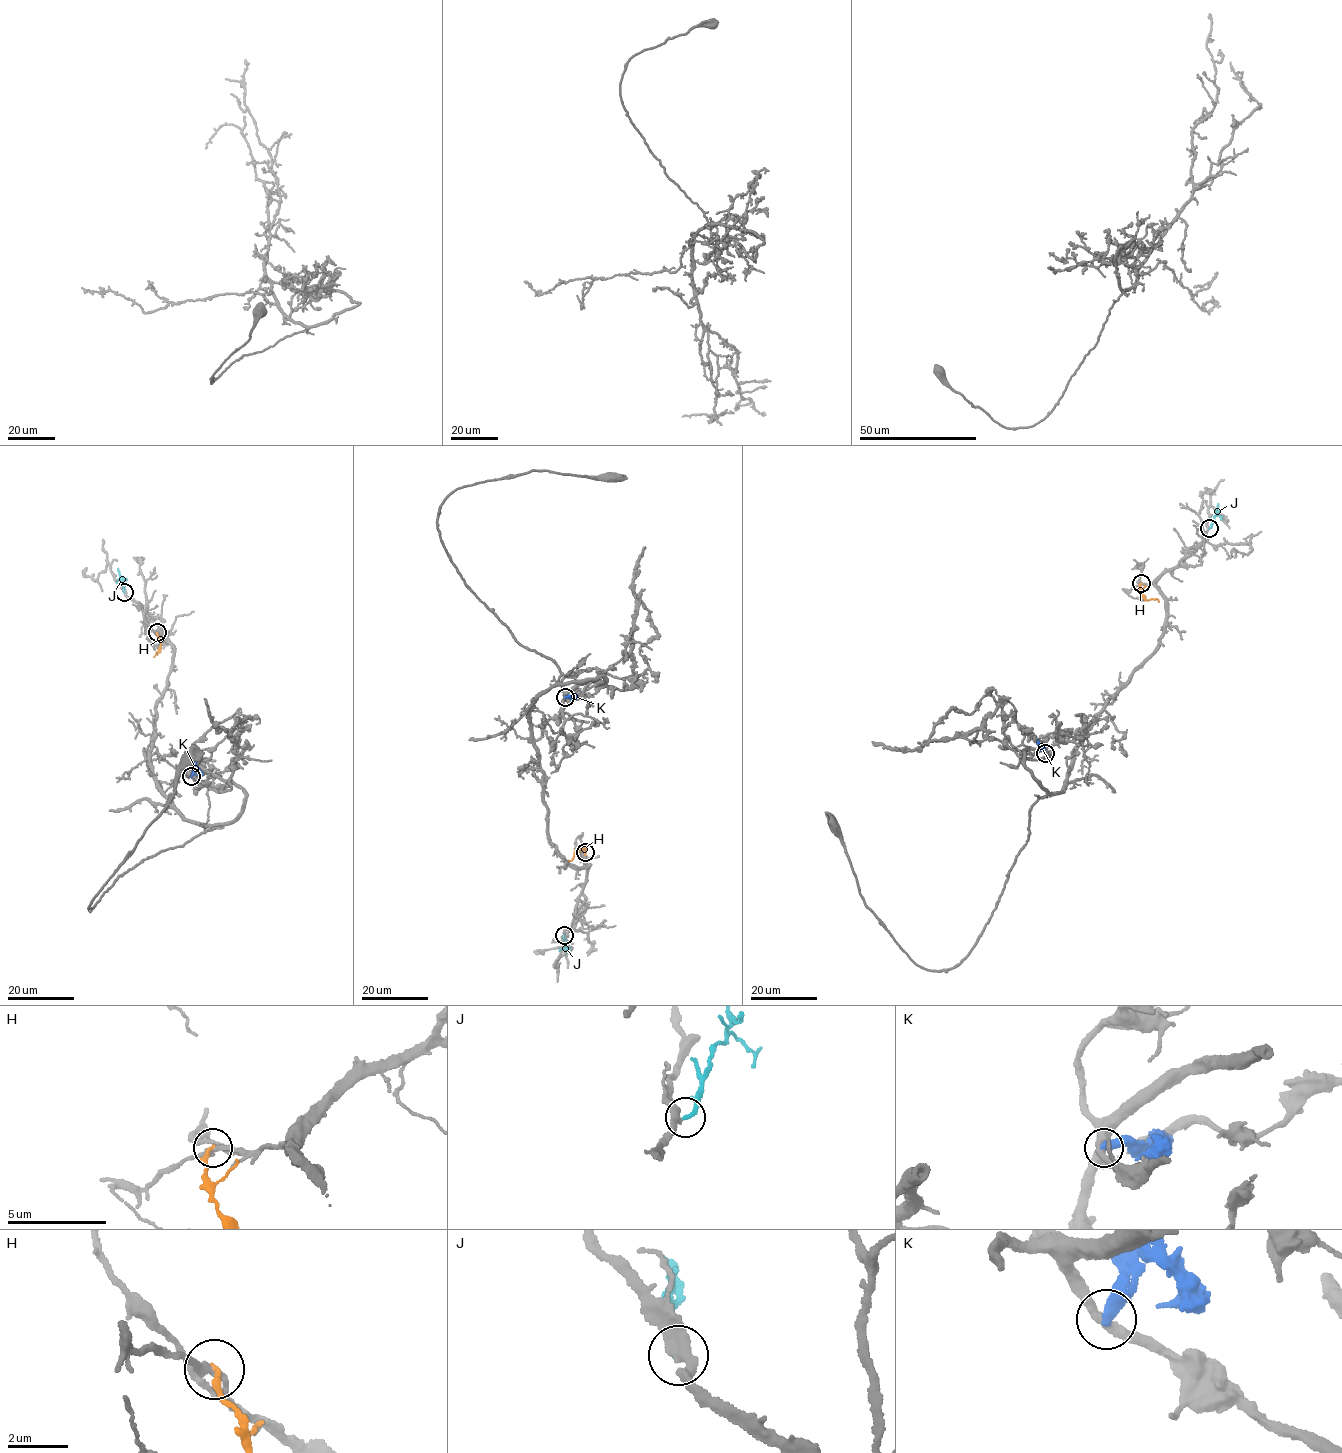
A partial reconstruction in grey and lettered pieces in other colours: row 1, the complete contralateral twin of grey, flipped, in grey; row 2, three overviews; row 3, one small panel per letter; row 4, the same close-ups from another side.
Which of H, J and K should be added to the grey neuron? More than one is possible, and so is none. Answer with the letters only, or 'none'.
J

